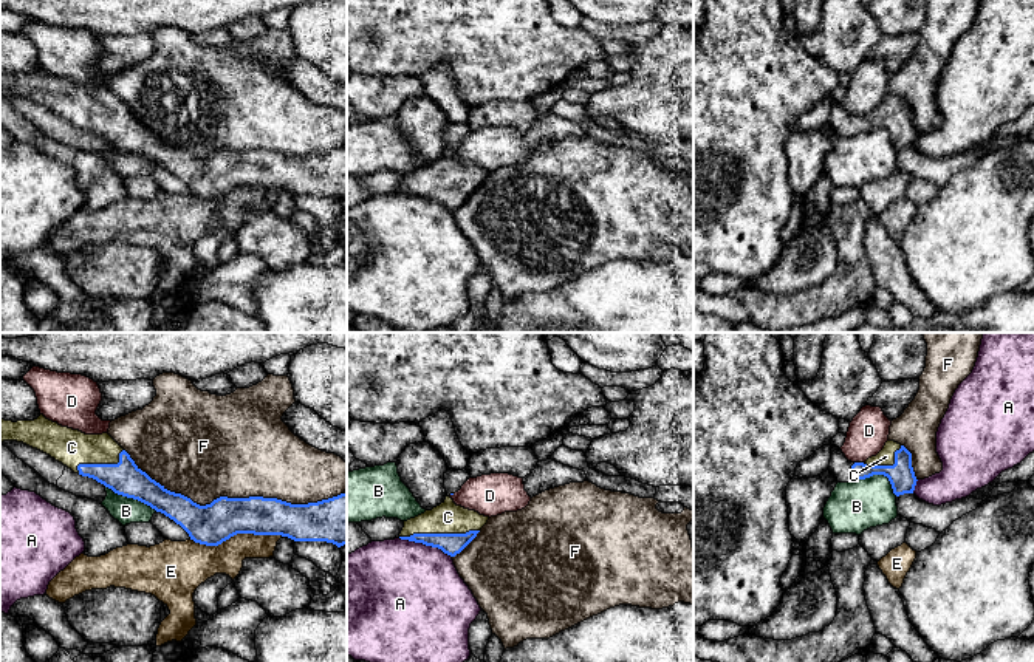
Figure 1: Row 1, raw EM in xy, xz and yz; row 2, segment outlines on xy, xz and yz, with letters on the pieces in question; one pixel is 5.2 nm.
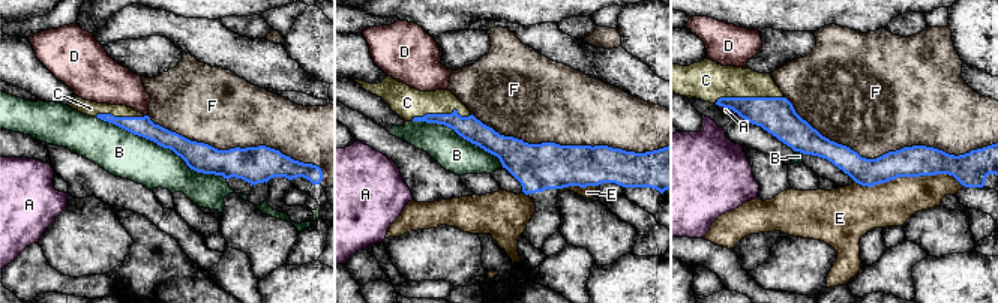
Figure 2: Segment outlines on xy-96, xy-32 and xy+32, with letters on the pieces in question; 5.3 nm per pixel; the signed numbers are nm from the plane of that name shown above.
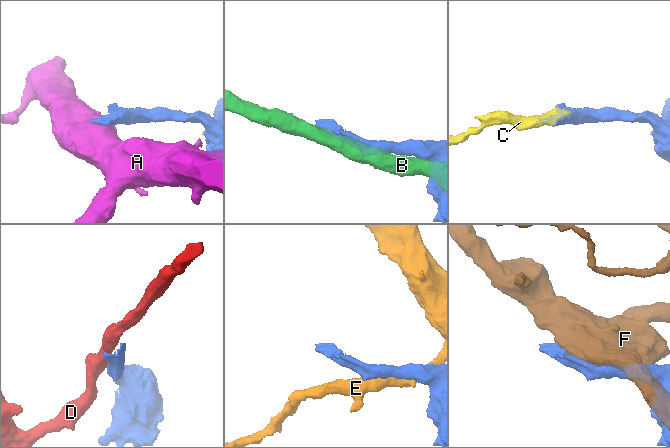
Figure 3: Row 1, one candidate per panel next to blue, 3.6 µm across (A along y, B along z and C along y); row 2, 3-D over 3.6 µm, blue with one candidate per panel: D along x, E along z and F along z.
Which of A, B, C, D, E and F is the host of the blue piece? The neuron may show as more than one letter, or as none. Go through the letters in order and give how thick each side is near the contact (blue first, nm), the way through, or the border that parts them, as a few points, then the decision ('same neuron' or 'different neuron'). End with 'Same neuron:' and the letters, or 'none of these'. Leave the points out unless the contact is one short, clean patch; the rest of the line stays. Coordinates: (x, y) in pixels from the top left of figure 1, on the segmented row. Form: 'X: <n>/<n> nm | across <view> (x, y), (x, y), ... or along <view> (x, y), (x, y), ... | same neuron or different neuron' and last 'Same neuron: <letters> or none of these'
A: 110/500 nm | along xz (400, 537), (437, 546), (451, 557) | different neuron
B: 140/260 nm | different neuron
C: 110/160 nm | same neuron
D: 140/200 nm | along yz (855, 461), (862, 463) | different neuron
E: 220/190 nm | different neuron
F: 220/500 nm | different neuron
Same neuron: C

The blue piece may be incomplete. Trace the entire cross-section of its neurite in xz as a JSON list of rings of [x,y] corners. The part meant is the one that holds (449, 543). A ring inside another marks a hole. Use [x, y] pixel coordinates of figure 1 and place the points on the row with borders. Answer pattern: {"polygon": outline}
{"polygon": [[[450,496],[424,514],[404,521],[401,540],[438,548],[455,557],[460,554],[488,523],[489,517],[457,506]]]}

